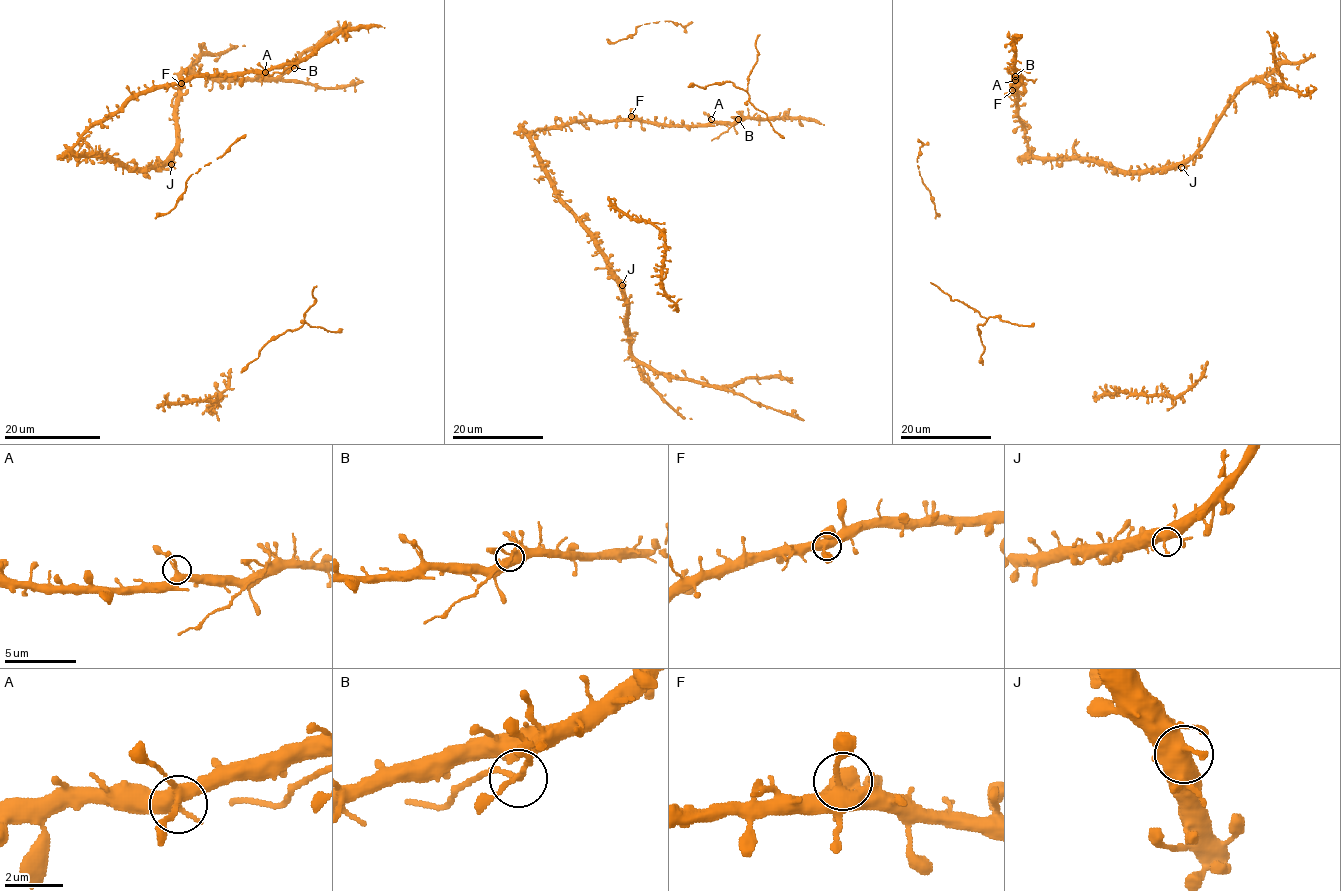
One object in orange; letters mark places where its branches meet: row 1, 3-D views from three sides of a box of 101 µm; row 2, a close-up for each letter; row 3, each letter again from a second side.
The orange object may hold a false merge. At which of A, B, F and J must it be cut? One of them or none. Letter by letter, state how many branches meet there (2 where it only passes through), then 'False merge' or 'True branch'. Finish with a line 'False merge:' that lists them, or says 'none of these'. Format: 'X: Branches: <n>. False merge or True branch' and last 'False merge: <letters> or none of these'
A: Branches: 4. True branch
B: Branches: 4. False merge
F: Branches: 4. True branch
J: Branches: 4. True branch
False merge: B

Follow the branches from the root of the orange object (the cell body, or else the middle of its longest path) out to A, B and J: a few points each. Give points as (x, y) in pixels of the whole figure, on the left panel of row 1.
A: (85, 133), (117, 113), (140, 94), (181, 84), (194, 77), (265, 72)
B: (85, 133), (117, 113), (132, 99), (158, 88), (181, 84), (194, 77), (265, 72), (284, 65), (294, 68)
J: (85, 133), (78, 143), (78, 154), (108, 155), (132, 169), (153, 169), (171, 164)

